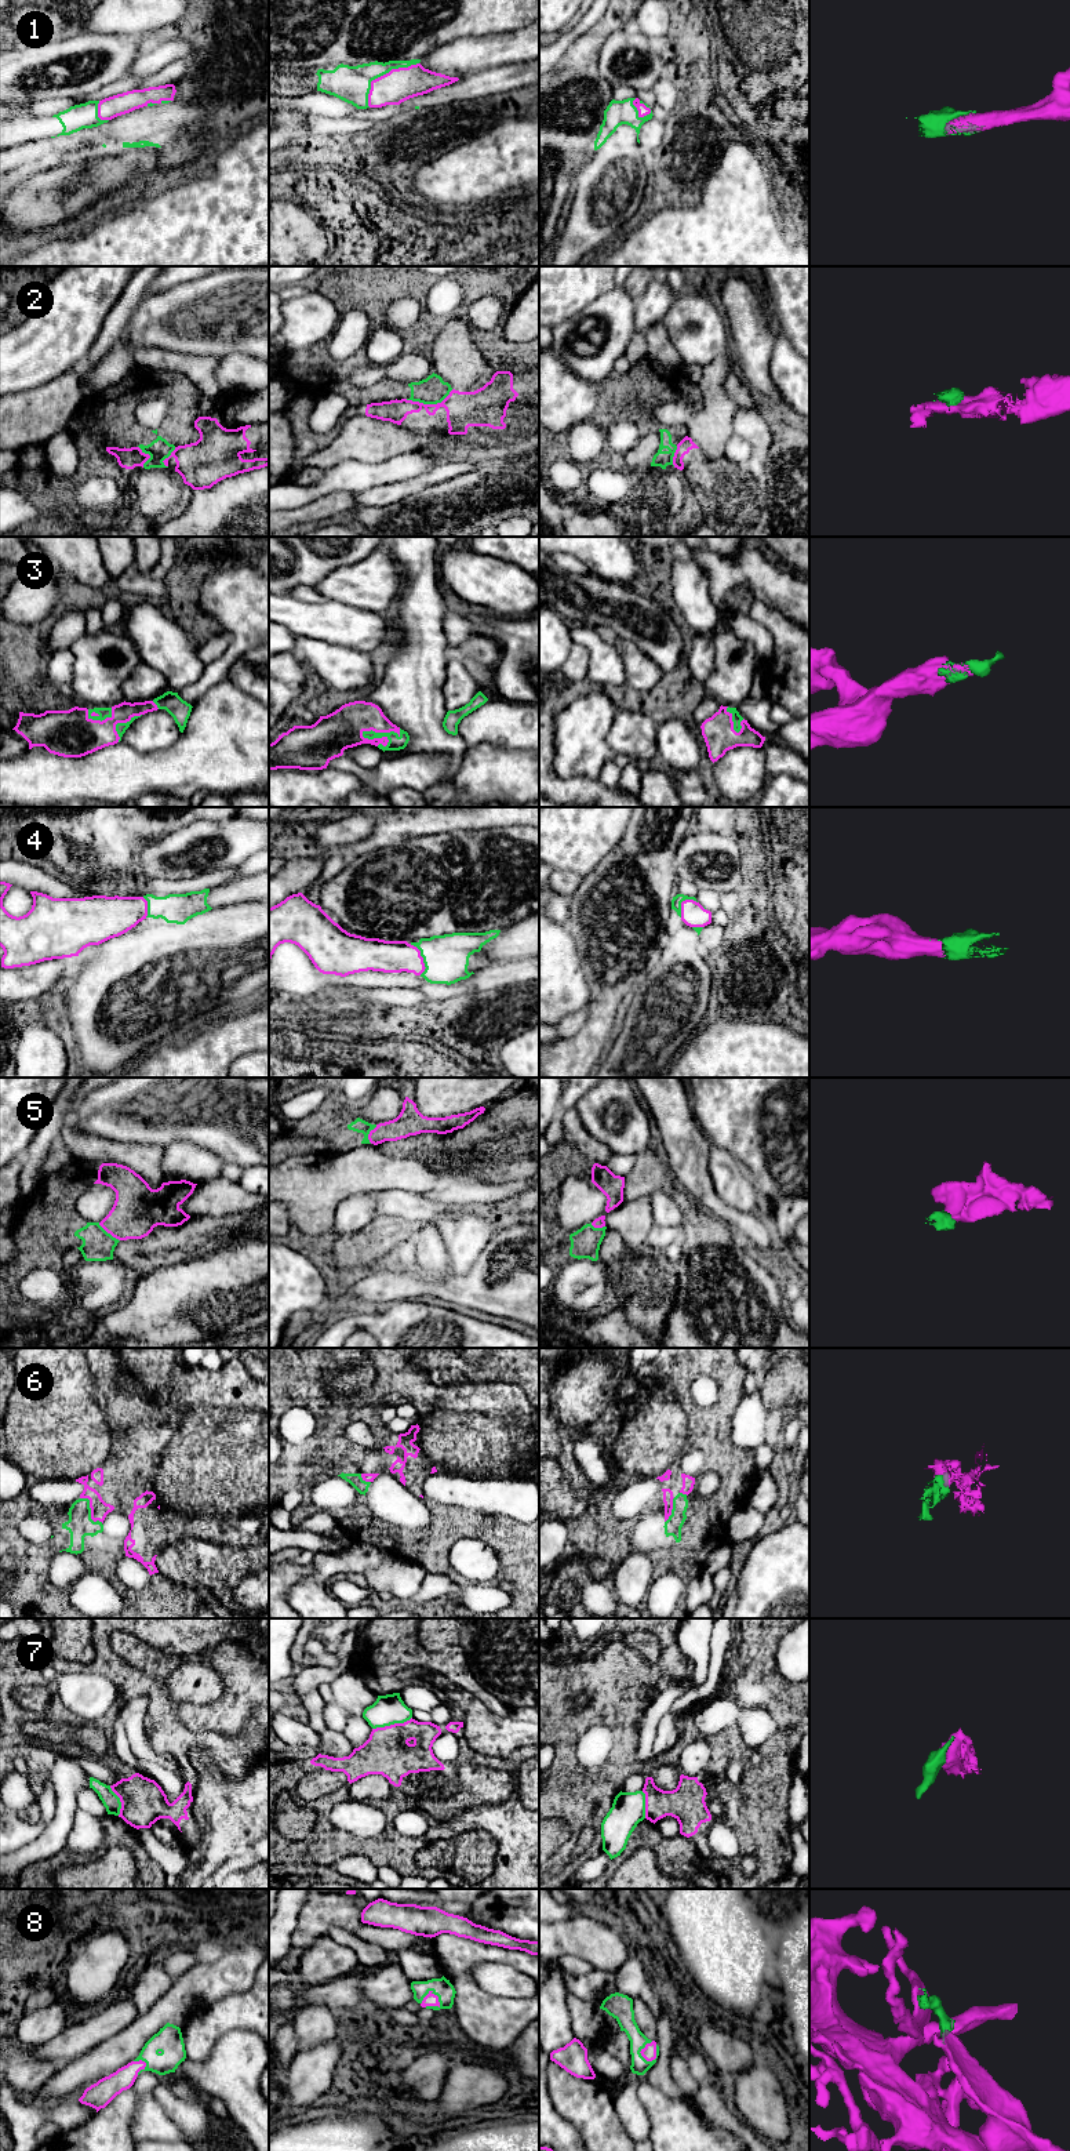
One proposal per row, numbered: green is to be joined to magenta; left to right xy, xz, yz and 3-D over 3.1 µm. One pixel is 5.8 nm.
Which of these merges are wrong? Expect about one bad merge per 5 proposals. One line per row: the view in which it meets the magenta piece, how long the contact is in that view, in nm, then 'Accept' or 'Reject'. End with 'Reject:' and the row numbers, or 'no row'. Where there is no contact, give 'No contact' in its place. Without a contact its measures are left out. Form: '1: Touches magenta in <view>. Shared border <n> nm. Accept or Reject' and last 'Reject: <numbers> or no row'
1: Touches magenta in xz. Shared border 400 nm. Accept
2: Touches magenta in xz. Shared border 280 nm. Reject
3: Touches magenta in xz. Shared border 240 nm. Accept
4: Touches magenta in xz. Shared border 200 nm. Accept
5: Touches magenta in xy. Shared border 170 nm. Accept
6: Touches magenta in xy. Shared border 200 nm. Accept
7: Touches magenta in xz. Shared border 240 nm. Reject
8: Touches magenta in xz. Shared border 130 nm. Accept
Reject: 2, 7

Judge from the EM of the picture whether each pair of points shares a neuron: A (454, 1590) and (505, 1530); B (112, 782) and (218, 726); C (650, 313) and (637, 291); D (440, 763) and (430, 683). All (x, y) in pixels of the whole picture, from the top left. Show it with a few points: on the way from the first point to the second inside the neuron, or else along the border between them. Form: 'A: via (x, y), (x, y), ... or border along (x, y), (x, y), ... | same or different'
A: border along (426, 1572), (446, 1574), (454, 1583) | different
B: via (138, 773), (173, 771), (192, 752) | same
C: border along (651, 280), (645, 291), (634, 302) | different
D: border along (407, 754), (447, 754), (451, 760) | different

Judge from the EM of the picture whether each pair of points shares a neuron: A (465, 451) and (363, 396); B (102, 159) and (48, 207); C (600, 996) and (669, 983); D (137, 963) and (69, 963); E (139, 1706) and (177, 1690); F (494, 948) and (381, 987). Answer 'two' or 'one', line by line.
A: two
B: one
C: two
D: two
E: two
F: two

